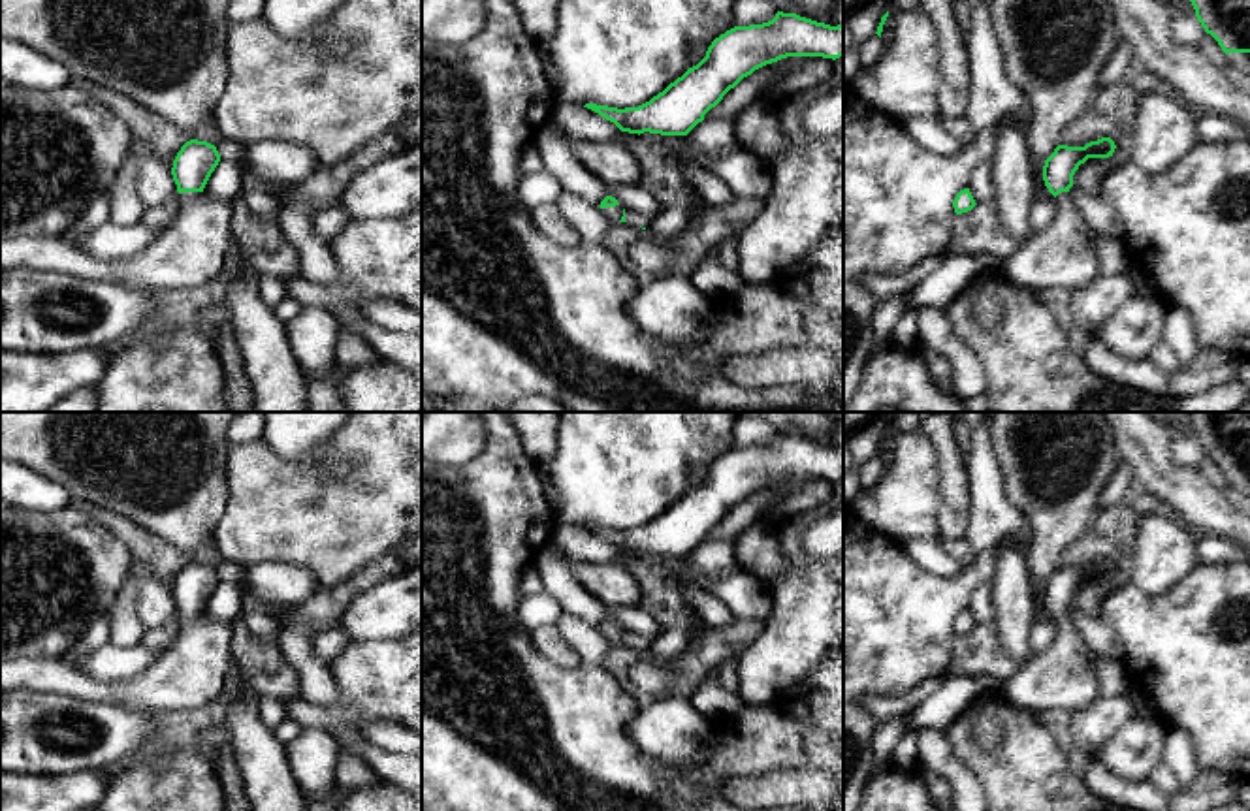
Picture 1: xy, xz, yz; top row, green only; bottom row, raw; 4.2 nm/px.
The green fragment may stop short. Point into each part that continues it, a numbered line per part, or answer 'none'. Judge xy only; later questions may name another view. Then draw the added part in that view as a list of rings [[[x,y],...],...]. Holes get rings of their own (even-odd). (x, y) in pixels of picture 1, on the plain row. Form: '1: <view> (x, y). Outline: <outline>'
1: xy (191, 672). Outline: [[[201,613],[179,615],[179,632],[141,674],[96,681],[66,657],[0,660],[0,691],[30,689],[139,711],[198,709],[224,692],[232,628]]]

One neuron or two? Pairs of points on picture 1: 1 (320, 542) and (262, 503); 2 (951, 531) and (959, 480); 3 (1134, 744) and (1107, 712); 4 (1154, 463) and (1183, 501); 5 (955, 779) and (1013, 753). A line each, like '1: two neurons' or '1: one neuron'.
1: one neuron
2: one neuron
3: two neurons
4: one neuron
5: two neurons

